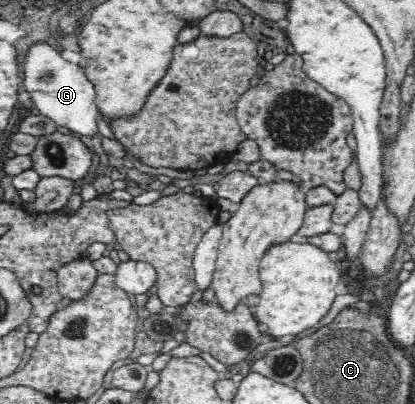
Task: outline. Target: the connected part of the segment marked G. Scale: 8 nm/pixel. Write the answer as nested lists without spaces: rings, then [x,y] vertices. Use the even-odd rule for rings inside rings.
[[[37,42],[29,46],[23,58],[22,86],[29,92],[30,99],[39,109],[39,114],[51,119],[56,125],[65,126],[72,132],[82,134],[84,138],[92,138],[97,134],[97,121],[99,109],[97,106],[96,92],[92,82],[86,77],[84,70],[77,64],[71,64],[61,57],[57,50],[47,42]]]

